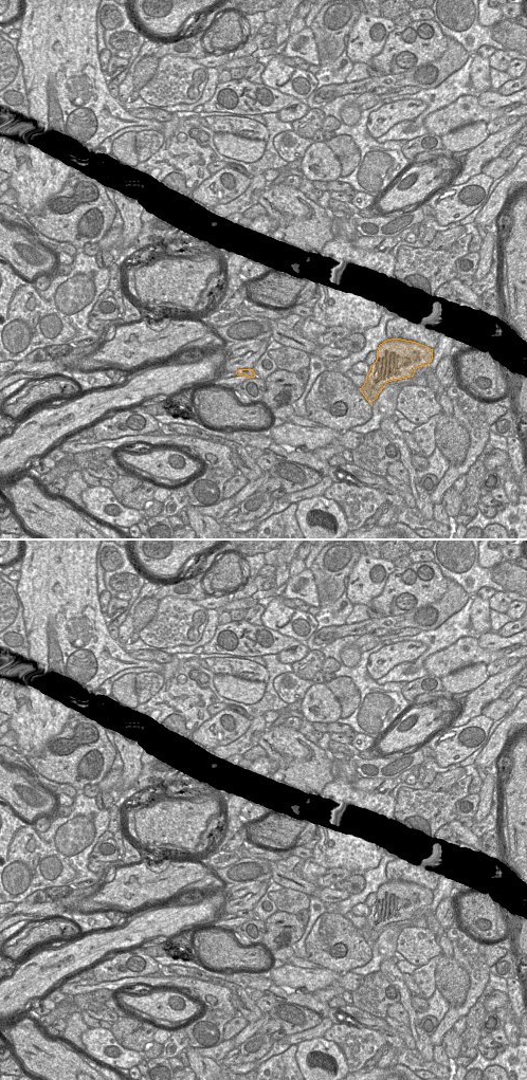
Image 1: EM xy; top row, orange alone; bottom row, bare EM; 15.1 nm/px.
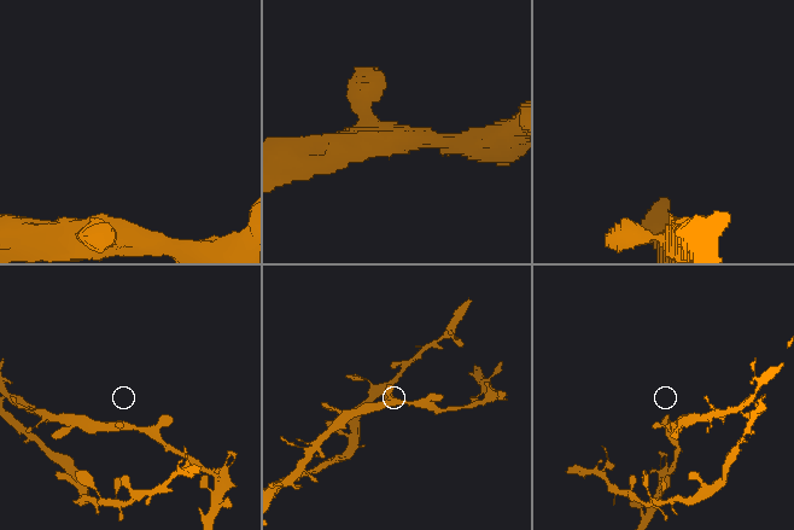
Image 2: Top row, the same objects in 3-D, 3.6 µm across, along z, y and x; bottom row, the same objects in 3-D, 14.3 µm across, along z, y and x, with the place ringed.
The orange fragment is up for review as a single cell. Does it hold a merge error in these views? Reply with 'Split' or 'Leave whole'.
Leave whole

